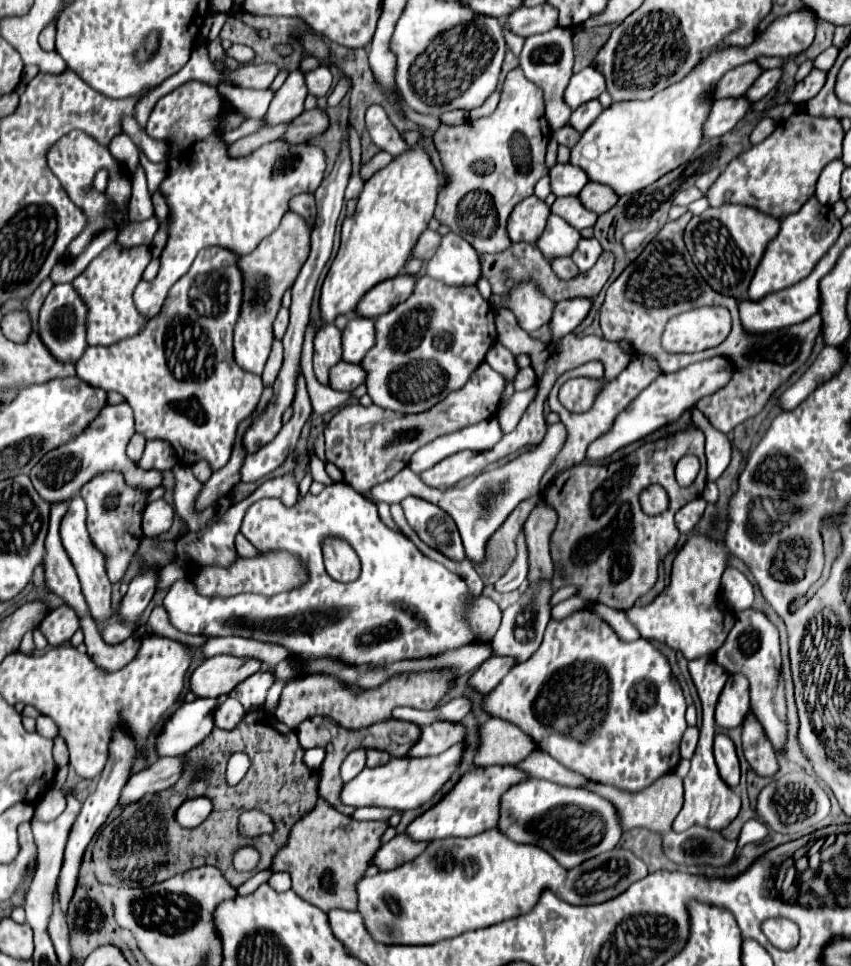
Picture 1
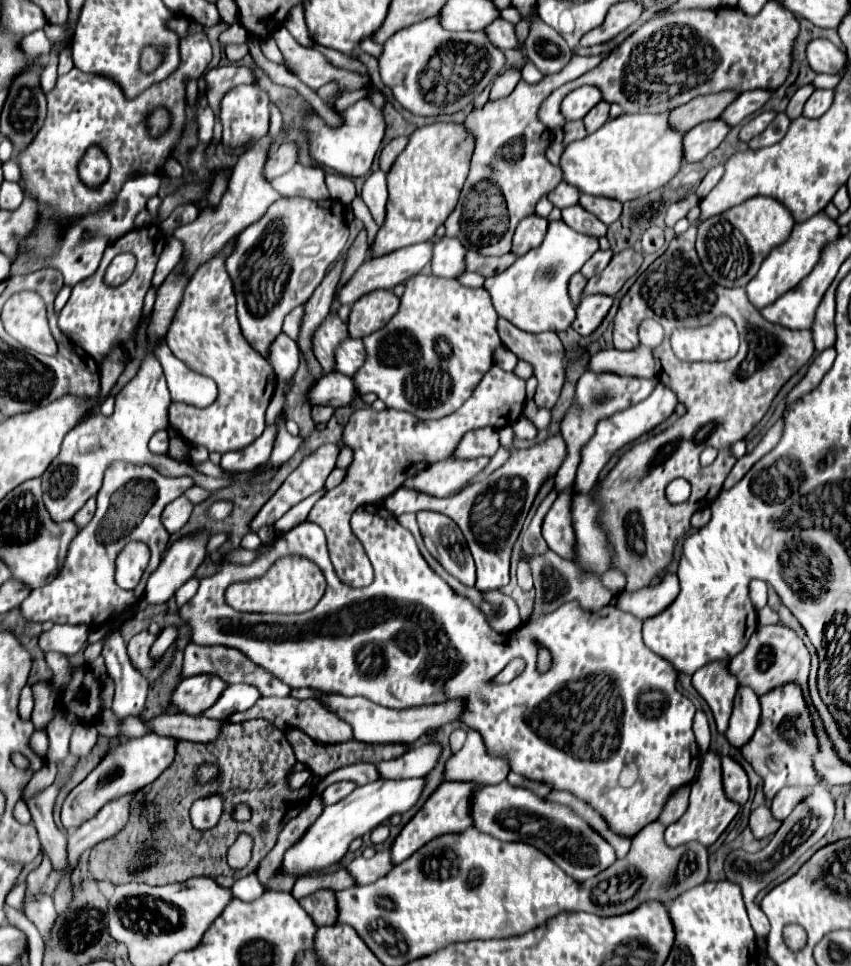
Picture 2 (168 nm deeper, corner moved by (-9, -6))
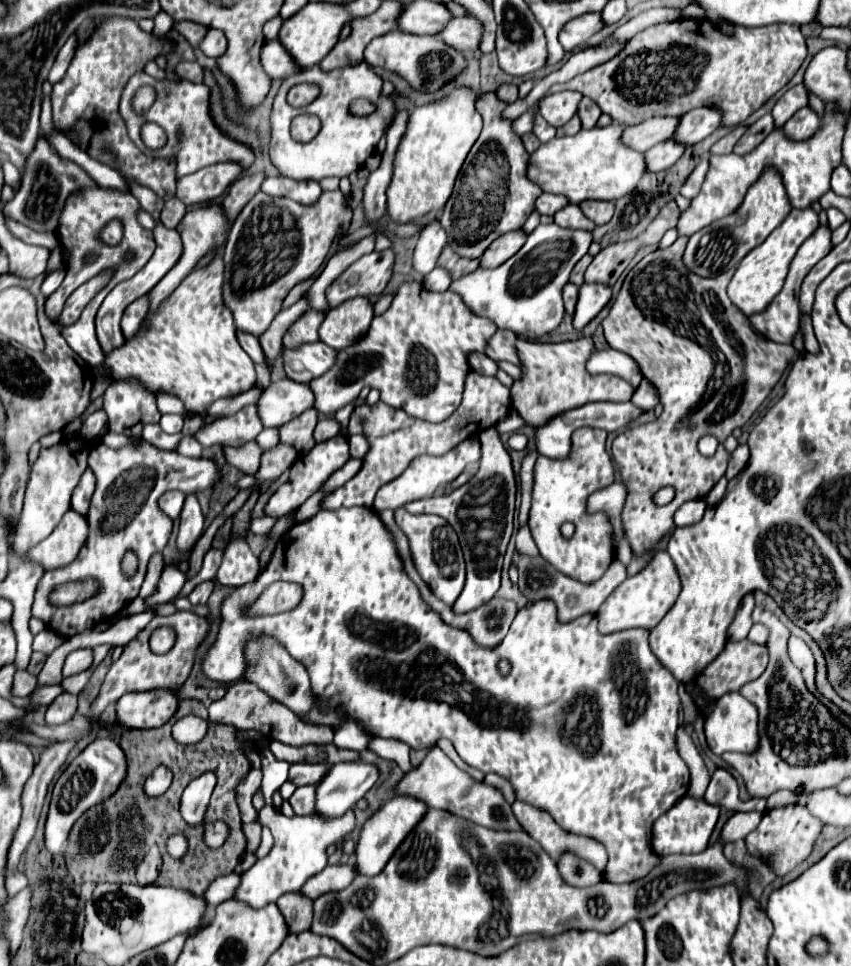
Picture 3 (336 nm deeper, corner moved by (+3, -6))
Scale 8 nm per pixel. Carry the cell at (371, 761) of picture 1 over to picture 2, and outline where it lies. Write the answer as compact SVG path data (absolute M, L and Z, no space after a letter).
M364 762L362 764L350 764L346 768L338 768L338 770L330 772L326 778L320 778L320 782L314 786L314 794L318 794L326 786L330 786L334 782L340 782L340 780L350 780L356 786L364 786L368 782L378 780L378 772L376 772L374 764L364 764Z

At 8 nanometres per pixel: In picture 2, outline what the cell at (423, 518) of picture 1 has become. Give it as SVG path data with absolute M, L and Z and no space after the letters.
M418 512L418 526L428 552L464 586L474 586L476 568L462 530L444 514Z

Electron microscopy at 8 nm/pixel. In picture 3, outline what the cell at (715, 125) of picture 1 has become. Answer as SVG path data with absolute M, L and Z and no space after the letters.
M674 138L656 144L654 148L650 148L646 152L646 166L648 166L648 170L660 172L660 170L666 170L666 168L674 166L680 160L680 156L684 154L686 148L688 146L684 142L678 142Z

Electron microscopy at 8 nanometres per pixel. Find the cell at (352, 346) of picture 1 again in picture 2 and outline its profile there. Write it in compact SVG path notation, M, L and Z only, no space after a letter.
M346 338L334 352L334 372L354 376L364 360L366 360L366 352L362 340Z

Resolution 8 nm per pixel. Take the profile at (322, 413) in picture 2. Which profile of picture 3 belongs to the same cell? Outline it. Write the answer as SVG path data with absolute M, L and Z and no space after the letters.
M314 408L306 410L304 414L300 414L298 418L290 420L288 424L280 426L280 442L284 444L290 444L294 446L300 454L310 450L314 446L314 438L312 438L312 432L314 432L314 426L318 422L318 414Z

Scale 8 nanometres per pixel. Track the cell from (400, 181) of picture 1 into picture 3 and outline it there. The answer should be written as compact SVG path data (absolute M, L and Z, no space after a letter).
M454 90L444 100L420 106L410 114L406 134L394 156L394 174L386 190L386 212L392 222L414 222L446 206L464 158L482 130L482 118L474 110L478 94L480 90Z

